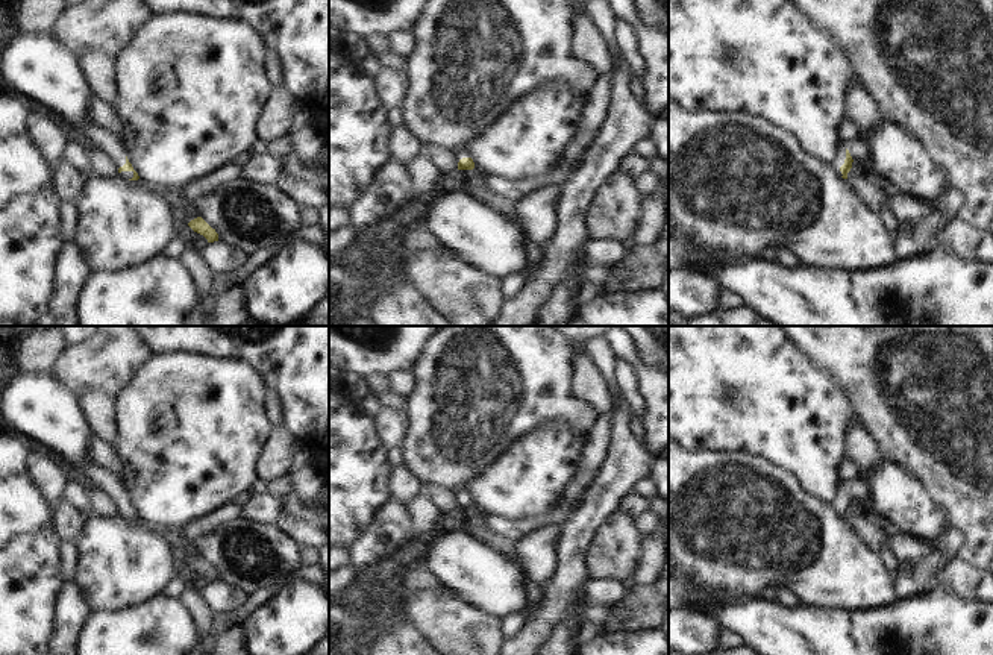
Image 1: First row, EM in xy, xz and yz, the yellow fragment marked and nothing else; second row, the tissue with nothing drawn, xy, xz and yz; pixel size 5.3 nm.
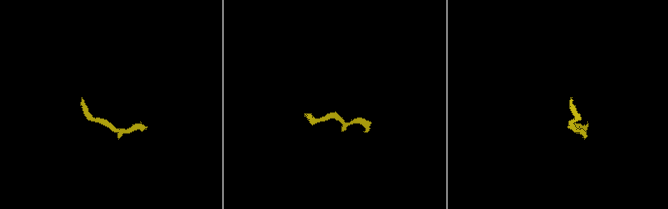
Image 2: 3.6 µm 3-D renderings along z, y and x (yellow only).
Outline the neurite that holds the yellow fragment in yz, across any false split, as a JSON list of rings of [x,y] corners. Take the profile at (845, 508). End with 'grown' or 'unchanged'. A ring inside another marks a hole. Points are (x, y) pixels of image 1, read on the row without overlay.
[[[857,479],[850,484],[841,481],[837,497],[832,500],[837,514],[847,519],[854,500],[870,503],[867,485],[863,479]]] | grown

